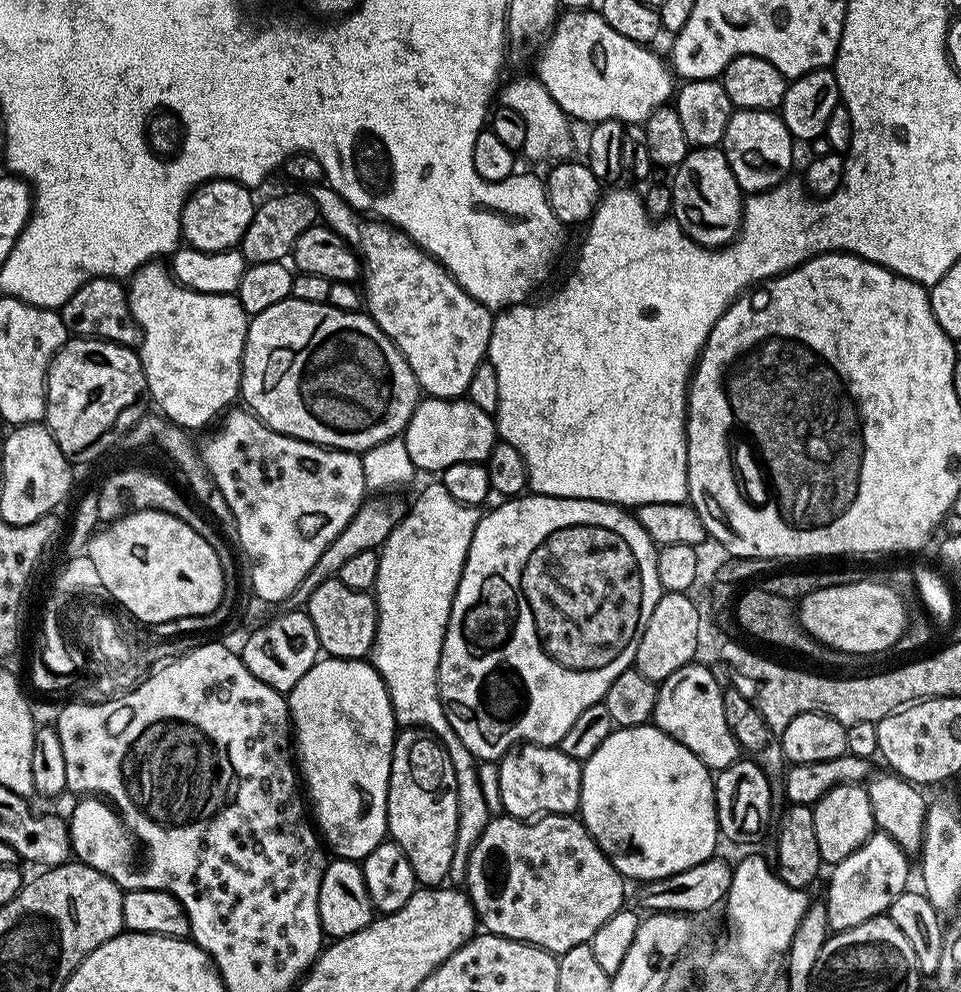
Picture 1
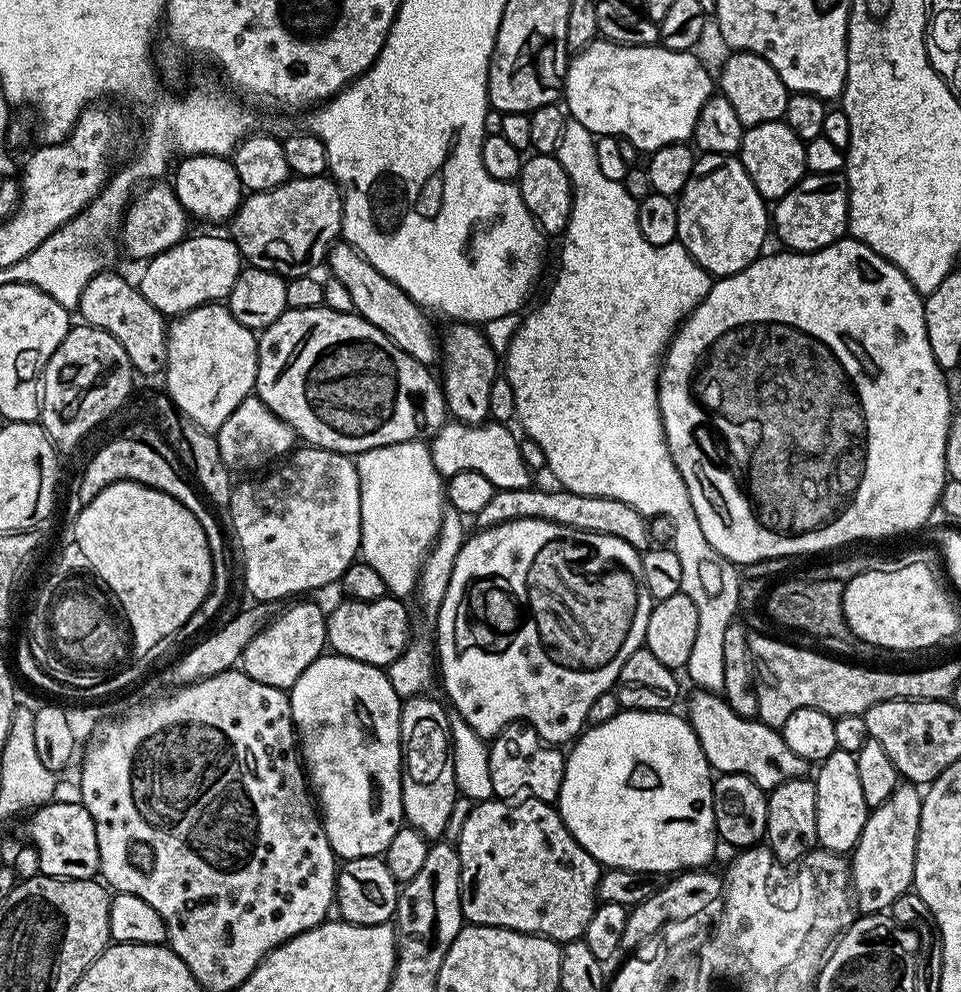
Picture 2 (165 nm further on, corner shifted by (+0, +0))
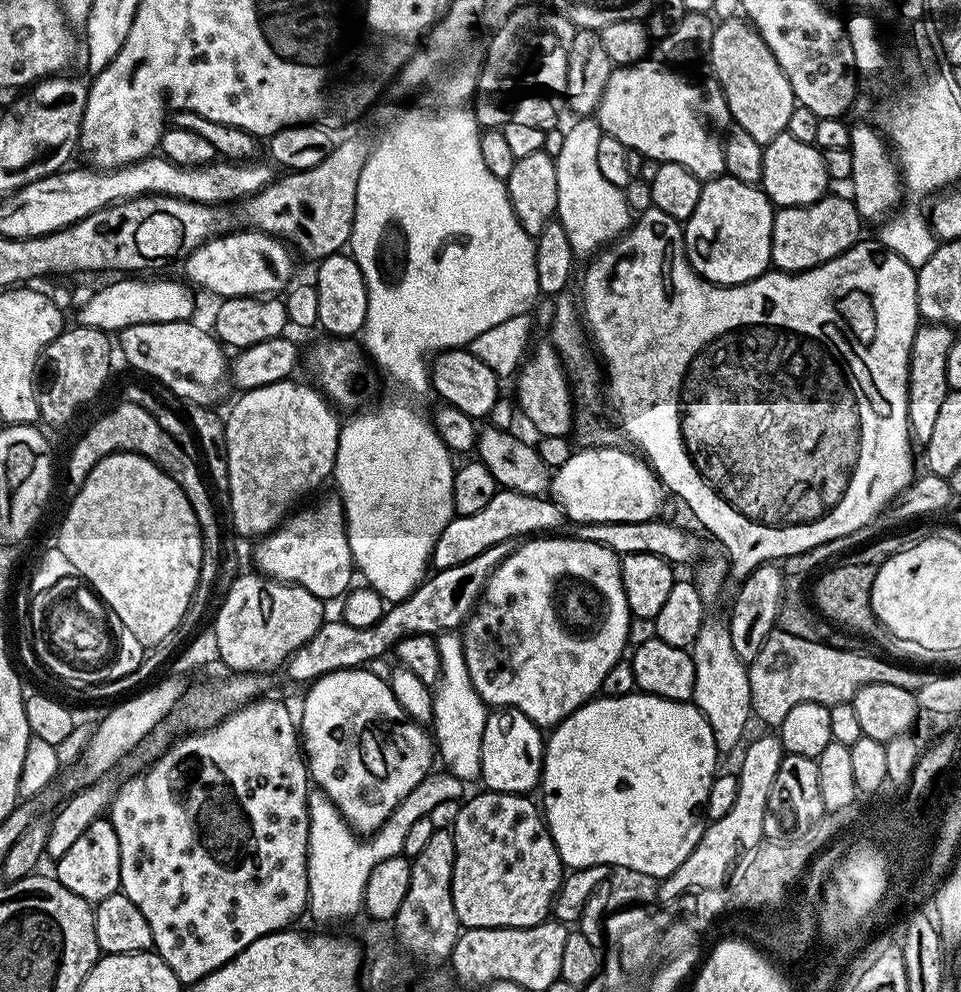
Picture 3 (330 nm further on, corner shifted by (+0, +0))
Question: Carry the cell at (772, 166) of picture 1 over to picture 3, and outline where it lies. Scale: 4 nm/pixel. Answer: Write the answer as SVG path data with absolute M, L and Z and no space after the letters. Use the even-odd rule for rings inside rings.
M788 131L778 134L778 138L764 145L759 187L764 189L764 193L777 209L818 202L830 192L824 153L815 144L798 142L798 138L791 136Z

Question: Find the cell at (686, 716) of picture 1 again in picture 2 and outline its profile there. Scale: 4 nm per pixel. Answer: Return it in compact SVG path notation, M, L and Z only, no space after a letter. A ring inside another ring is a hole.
M703 690L695 694L690 723L708 759L709 768L720 774L737 772L748 776L765 794L771 794L777 784L803 777L807 773L804 771L810 768L809 761L787 748L783 735L777 729L762 723L758 718L740 716L728 705L727 699L719 695Z

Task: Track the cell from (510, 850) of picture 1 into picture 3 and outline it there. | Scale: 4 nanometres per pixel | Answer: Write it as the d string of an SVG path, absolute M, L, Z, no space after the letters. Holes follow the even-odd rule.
M480 790L473 800L465 799L459 805L461 808L456 812L456 825L450 828L456 847L452 897L454 914L458 914L464 928L525 929L549 919L553 900L565 878L566 869L537 801L535 804L528 799L532 798L519 792Z

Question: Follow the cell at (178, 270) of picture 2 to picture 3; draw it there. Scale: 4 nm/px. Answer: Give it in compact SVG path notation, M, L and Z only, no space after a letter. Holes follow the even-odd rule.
M116 278L113 284L100 288L80 308L79 323L85 328L118 334L124 328L150 322L192 320L196 300L187 283L176 280L144 280L148 278Z

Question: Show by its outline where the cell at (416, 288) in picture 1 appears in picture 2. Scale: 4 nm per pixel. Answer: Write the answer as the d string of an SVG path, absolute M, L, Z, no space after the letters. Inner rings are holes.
M452 322L447 326L449 327L448 333L445 336L443 333L442 336L442 364L444 360L442 387L449 417L462 424L483 424L490 416L490 388L498 377L498 354L491 348L490 342L477 325Z

